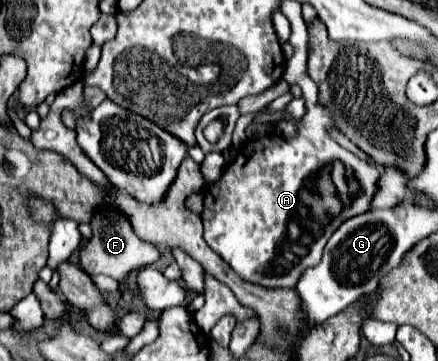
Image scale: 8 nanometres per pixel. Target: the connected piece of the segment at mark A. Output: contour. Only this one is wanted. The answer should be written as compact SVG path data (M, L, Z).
M296 19L296 23L290 25L292 25L290 41L294 43L295 51L292 59L286 63L282 79L283 77L286 79L286 74L291 74L291 82L302 87L306 113L296 125L298 131L294 137L266 135L262 139L248 141L242 147L242 151L238 151L236 159L224 169L220 181L212 183L206 189L202 211L204 241L208 243L208 247L212 247L240 275L240 279L266 289L294 289L296 279L300 279L300 271L306 271L308 267L320 263L324 245L330 239L330 235L340 227L340 223L368 209L380 177L380 171L375 166L360 161L356 155L352 155L332 139L330 129L336 129L332 113L320 103L318 87L307 74L306 23L304 19Z

